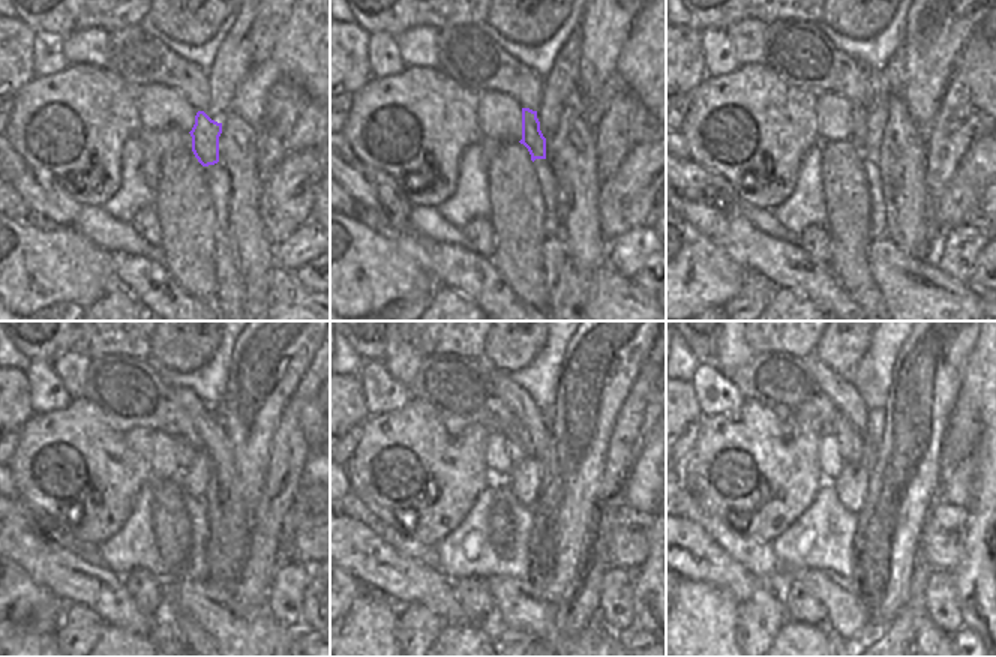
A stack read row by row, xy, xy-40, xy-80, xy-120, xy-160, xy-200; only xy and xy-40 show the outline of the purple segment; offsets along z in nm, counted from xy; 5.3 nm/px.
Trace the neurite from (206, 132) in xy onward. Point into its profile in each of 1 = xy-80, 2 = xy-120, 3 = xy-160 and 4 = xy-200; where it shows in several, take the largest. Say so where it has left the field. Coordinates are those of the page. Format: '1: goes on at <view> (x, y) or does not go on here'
1: goes on at xy-80 (858, 114)
2: goes on at xy-120 (185, 453)
3: goes on at xy-160 (516, 450)
4: goes on at xy-200 (851, 443)

